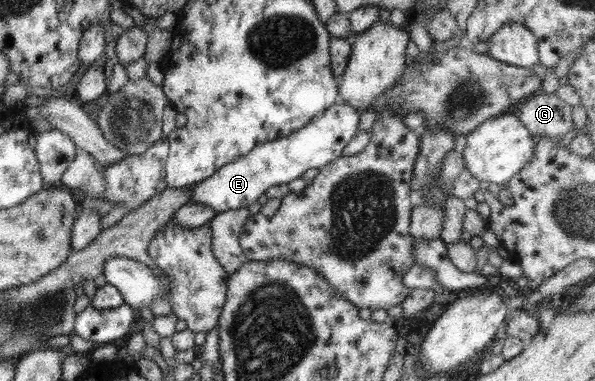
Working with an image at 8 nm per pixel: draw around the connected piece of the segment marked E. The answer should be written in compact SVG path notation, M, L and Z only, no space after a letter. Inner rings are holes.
M348 104L331 105L299 131L259 144L246 156L220 167L205 181L192 185L188 199L192 203L209 205L216 213L247 208L256 201L262 201L268 188L289 184L309 169L320 170L341 157L344 148L359 131L360 116L356 108Z

